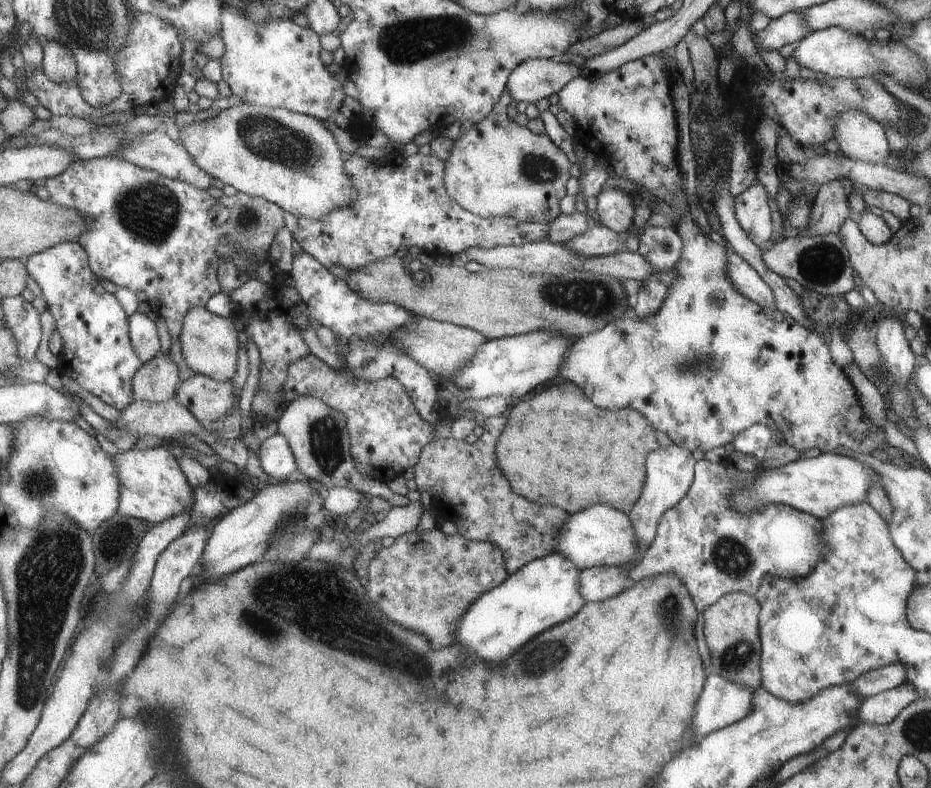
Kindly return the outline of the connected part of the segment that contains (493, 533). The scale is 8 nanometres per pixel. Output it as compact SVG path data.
M505 416L487 417L482 427L482 434L472 443L452 437L430 440L420 452L414 470L413 482L419 491L427 491L430 506L442 521L450 520L456 526L457 533L470 541L487 541L496 544L504 553L505 568L509 574L519 571L524 564L533 559L547 556L556 546L555 536L568 518L562 508L553 505L538 505L533 501L513 492L509 480L497 464L496 444L506 426Z

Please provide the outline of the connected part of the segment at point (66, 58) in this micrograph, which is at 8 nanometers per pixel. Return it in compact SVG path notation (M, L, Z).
M47 41L44 46L44 61L42 68L47 76L57 84L75 81L78 78L78 64L73 51L61 43Z

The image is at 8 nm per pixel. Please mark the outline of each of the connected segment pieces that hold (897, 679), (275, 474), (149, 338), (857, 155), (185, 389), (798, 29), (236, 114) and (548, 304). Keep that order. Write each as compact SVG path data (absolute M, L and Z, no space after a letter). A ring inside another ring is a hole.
M893 663L864 672L851 682L852 687L865 697L899 686L906 682L904 664Z
M279 433L260 442L259 462L263 472L278 482L284 482L285 477L296 468L287 439Z
M136 310L130 316L130 332L134 347L143 362L155 358L160 353L161 340L157 324L145 314L144 310L141 312Z
M848 109L834 121L834 135L832 136L839 145L841 154L864 163L883 165L890 154L883 127L864 112Z
M195 374L182 381L175 398L202 423L222 419L233 406L231 381L216 381L207 375Z
M801 11L786 12L784 15L775 17L752 40L757 44L755 47L760 50L778 50L784 44L797 44L810 30L804 21Z
M239 103L205 121L183 125L179 129L179 141L194 156L194 161L213 178L246 195L271 201L296 217L319 219L328 212L347 207L356 198L356 190L345 174L346 159L335 137L319 119L309 115Z
M391 255L364 267L350 269L344 278L361 298L374 303L393 303L411 314L445 321L498 339L551 329L565 336L585 336L612 319L629 315L632 300L617 279L572 270L564 275L536 275L519 269L485 269L469 273L463 267L435 262L430 269Z

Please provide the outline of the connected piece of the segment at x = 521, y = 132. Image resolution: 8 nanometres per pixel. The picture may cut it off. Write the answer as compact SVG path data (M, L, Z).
M507 88L493 105L492 112L475 123L465 134L452 142L452 149L444 162L443 184L451 200L474 215L489 217L513 217L526 223L548 223L559 215L560 200L565 196L565 182L569 178L569 160L565 153L543 133L536 135L520 126L505 114L512 96Z

